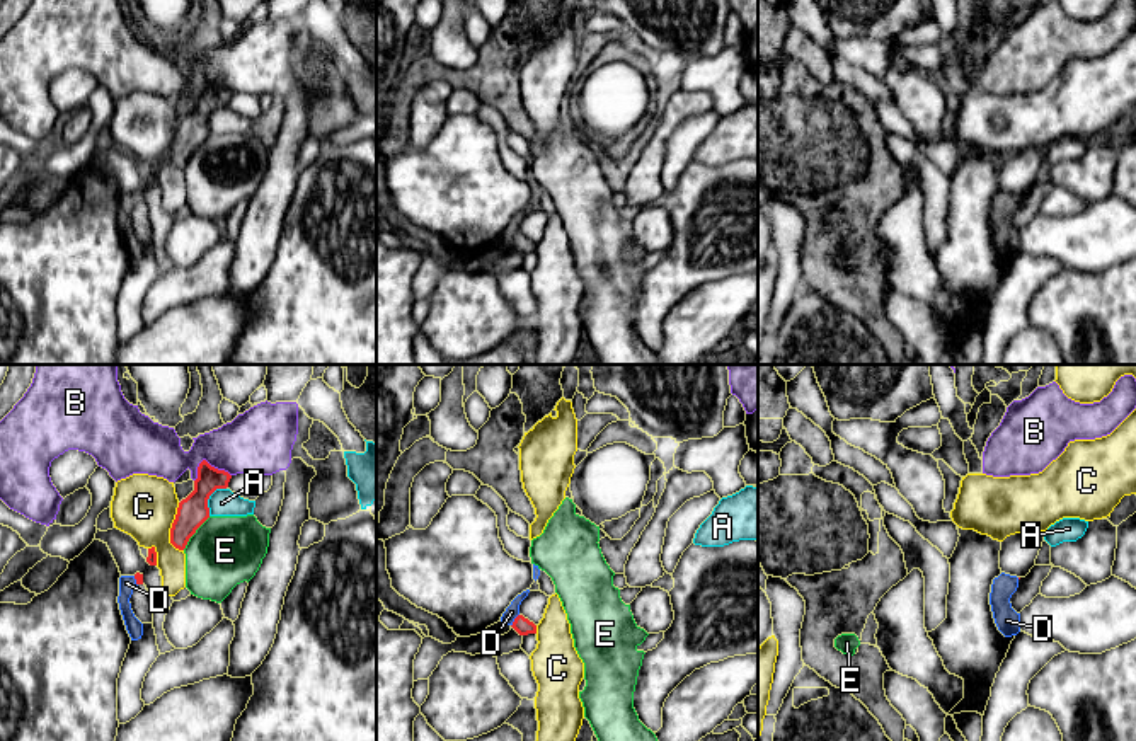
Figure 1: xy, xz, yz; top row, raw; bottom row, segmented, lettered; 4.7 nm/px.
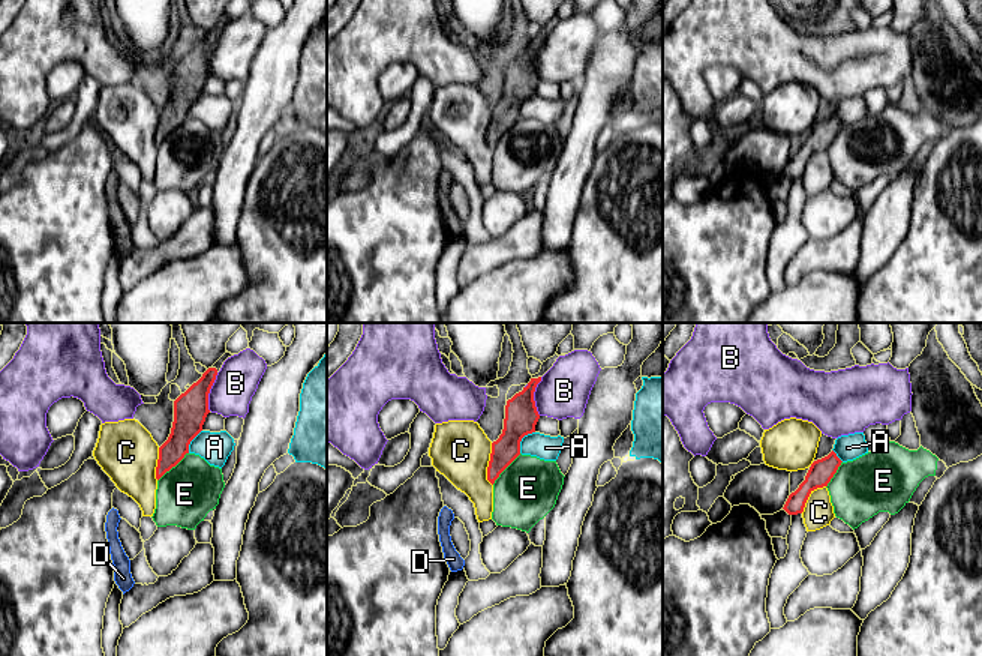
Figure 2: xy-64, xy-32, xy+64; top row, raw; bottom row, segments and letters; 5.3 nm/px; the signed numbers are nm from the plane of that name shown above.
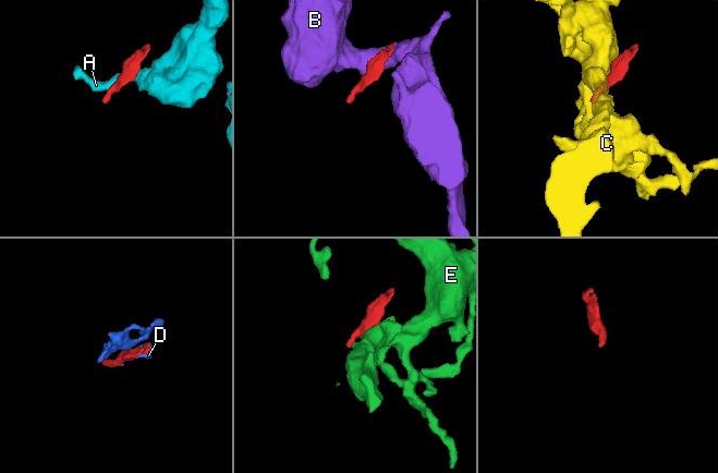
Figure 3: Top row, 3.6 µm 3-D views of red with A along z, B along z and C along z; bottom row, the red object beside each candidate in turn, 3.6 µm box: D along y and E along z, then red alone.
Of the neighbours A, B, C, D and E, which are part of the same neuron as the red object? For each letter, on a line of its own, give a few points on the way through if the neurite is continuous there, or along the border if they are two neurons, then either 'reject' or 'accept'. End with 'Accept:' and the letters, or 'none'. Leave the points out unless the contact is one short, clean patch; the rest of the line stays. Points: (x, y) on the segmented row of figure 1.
A: border along xy (225, 488), (218, 488), (210, 496), (208, 515); reject
B: reject
C: border along xy (179, 503), (171, 528), (171, 542), (183, 551); reject
D: runs through xz (522, 626), (515, 620), (511, 612); accept
E: border along xy (210, 516), (183, 549); reject
Accept: D

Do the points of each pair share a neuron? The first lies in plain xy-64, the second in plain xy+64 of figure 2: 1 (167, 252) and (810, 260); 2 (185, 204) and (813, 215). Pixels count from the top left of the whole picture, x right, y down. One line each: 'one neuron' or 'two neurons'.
1: one neuron
2: one neuron

